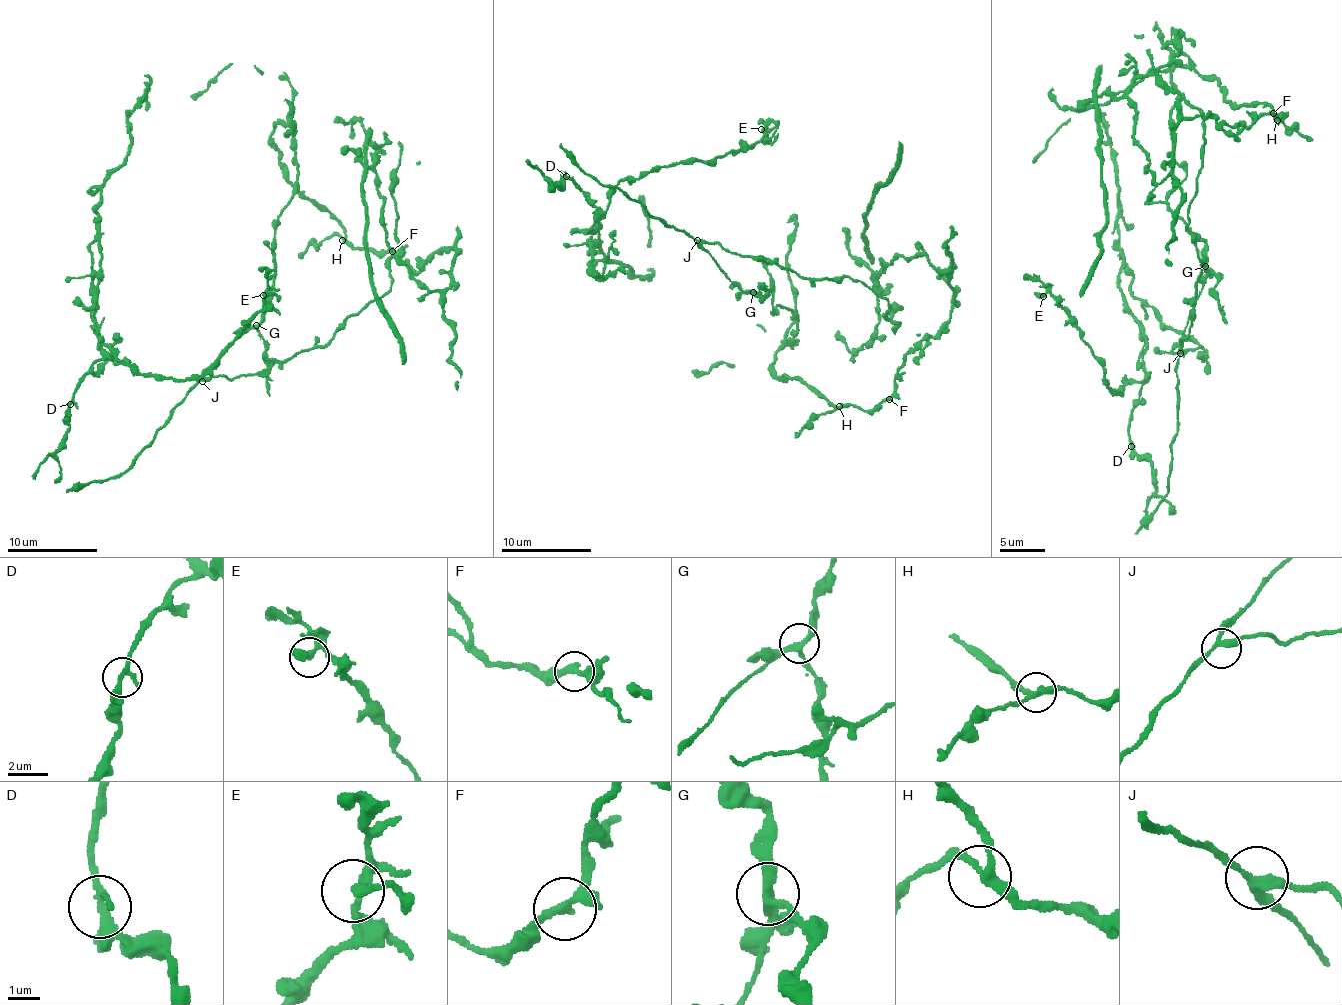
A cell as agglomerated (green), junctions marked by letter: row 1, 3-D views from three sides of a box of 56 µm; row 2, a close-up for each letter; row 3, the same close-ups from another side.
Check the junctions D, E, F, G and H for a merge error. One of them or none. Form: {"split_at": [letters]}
{"split_at": ["G"]}

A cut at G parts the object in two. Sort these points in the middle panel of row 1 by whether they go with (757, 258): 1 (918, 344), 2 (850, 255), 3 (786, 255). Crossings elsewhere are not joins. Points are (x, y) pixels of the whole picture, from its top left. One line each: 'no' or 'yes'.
1: no
2: no
3: no

